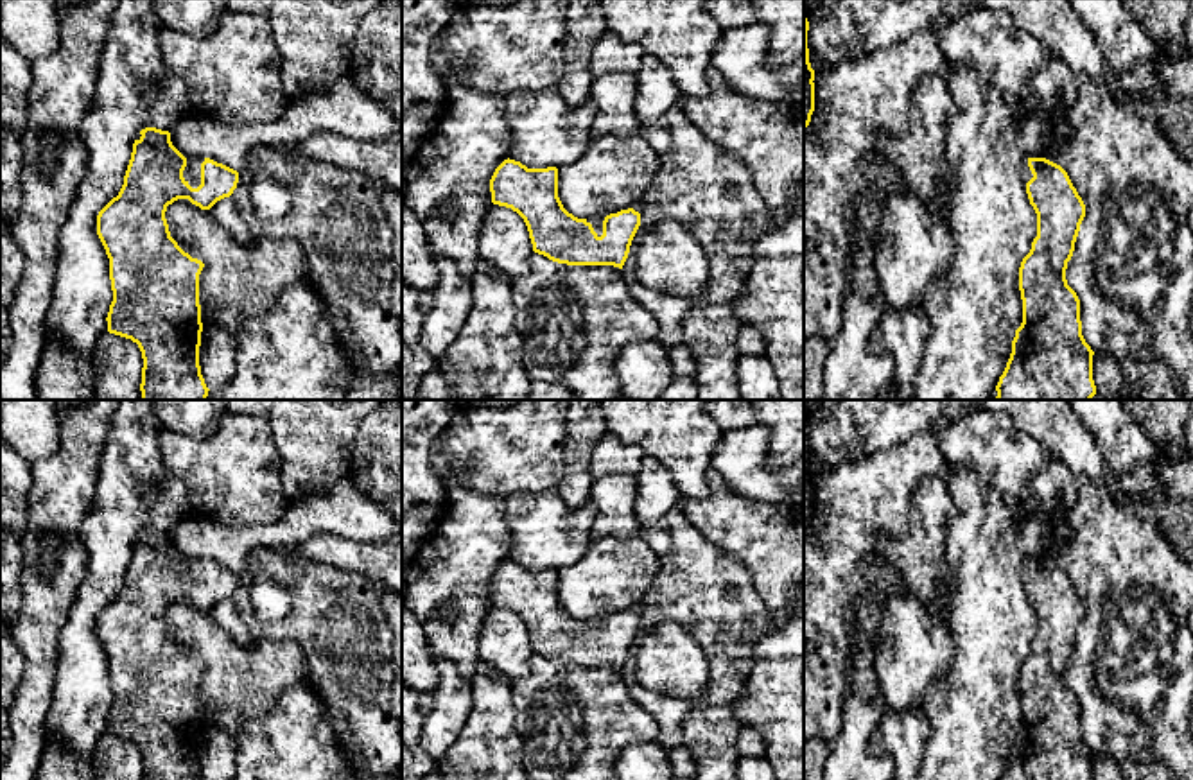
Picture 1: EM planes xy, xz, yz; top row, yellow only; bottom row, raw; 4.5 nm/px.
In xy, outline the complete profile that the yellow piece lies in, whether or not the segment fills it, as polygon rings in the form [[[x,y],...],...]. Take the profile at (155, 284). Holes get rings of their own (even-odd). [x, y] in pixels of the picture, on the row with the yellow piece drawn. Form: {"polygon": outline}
{"polygon": [[[145,127],[138,133],[124,185],[97,215],[97,235],[109,258],[113,301],[108,332],[138,344],[144,359],[142,400],[206,400],[208,387],[201,375],[201,305],[199,274],[205,264],[185,253],[170,237],[167,206],[188,199],[201,210],[230,197],[239,172],[210,158],[183,156],[170,142],[170,133]]]}

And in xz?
{"polygon": [[[504,160],[490,179],[492,203],[517,212],[529,231],[533,251],[567,265],[623,269],[640,226],[633,208],[578,219],[558,197],[558,169],[527,169]]]}

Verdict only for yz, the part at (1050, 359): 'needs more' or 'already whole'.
needs more

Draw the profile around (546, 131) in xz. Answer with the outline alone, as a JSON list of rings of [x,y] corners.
[[[515,90],[504,95],[511,131],[509,160],[527,169],[576,161],[590,145],[596,106],[570,106],[553,90]]]

